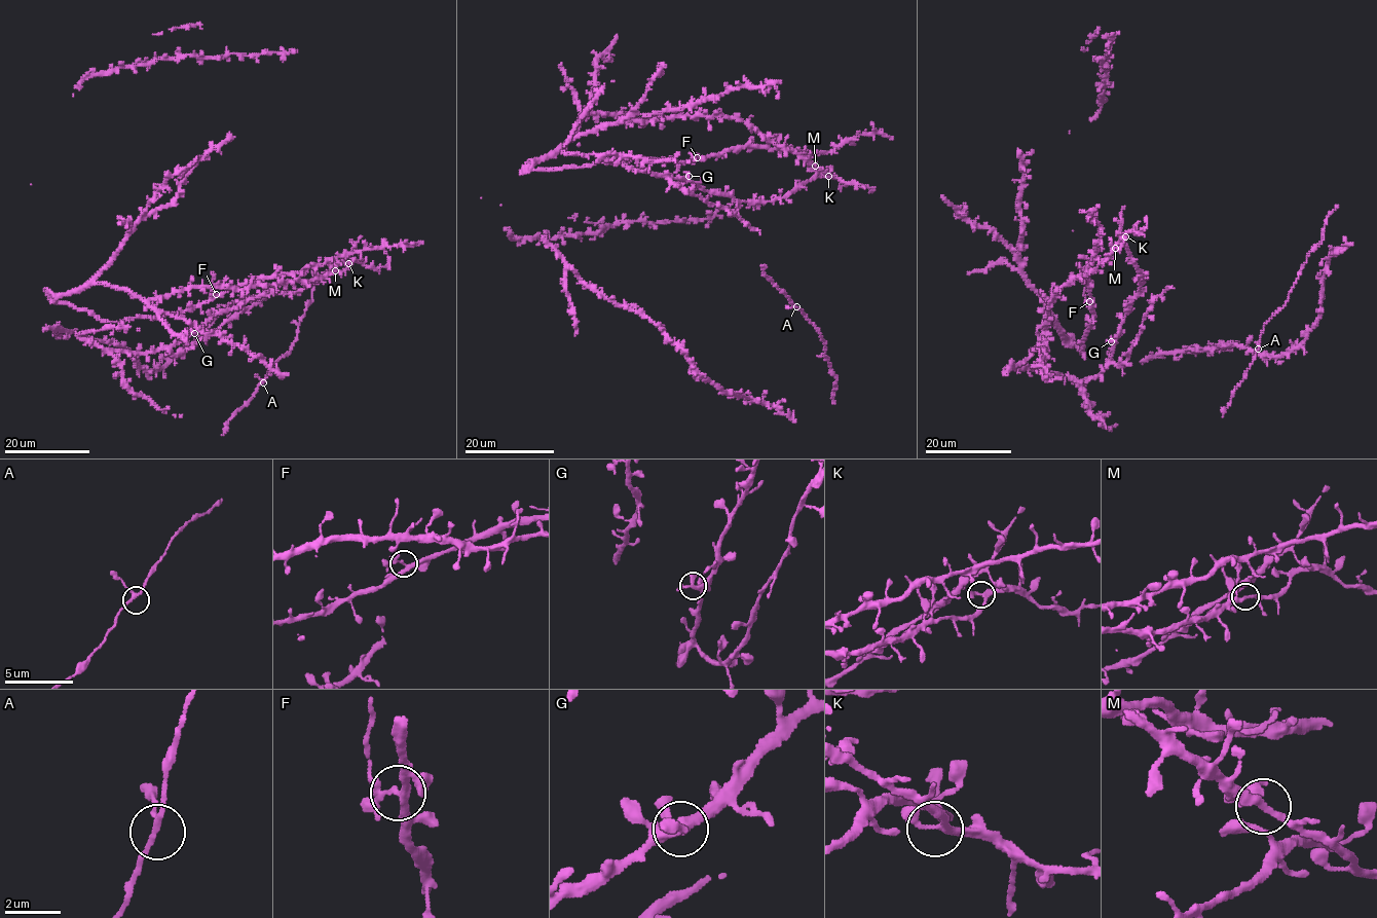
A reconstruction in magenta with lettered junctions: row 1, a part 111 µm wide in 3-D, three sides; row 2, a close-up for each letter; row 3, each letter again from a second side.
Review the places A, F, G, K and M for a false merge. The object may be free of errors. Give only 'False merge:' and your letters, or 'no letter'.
False merge: F

